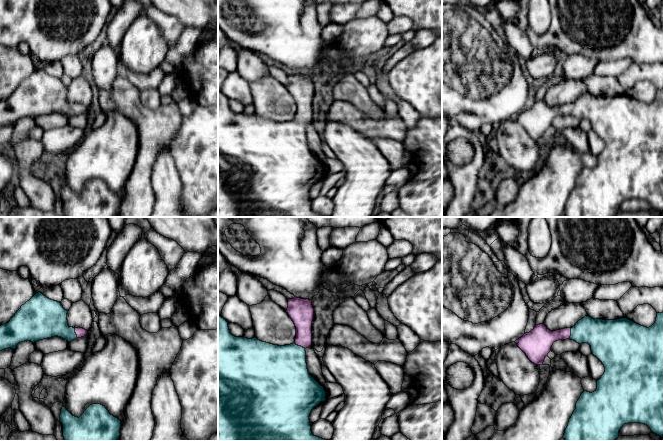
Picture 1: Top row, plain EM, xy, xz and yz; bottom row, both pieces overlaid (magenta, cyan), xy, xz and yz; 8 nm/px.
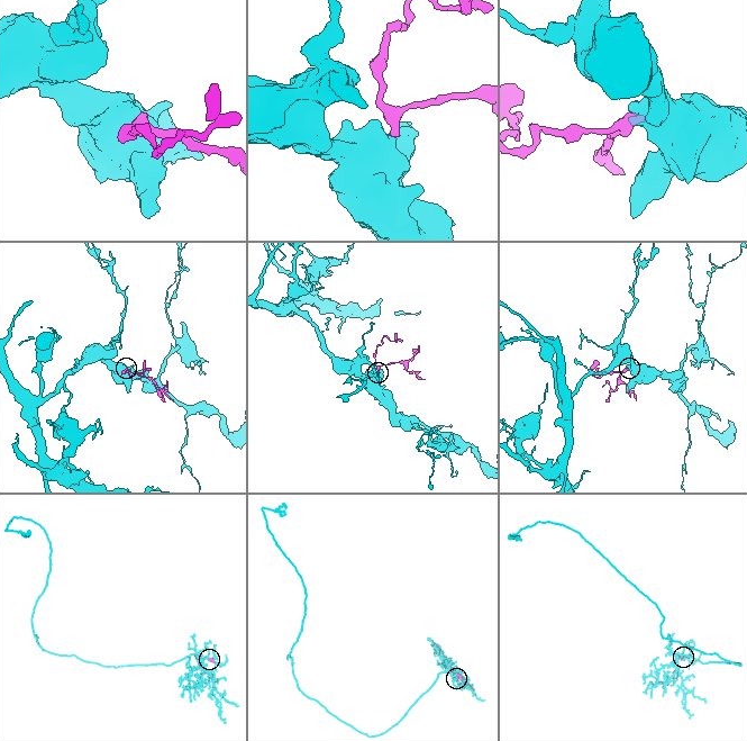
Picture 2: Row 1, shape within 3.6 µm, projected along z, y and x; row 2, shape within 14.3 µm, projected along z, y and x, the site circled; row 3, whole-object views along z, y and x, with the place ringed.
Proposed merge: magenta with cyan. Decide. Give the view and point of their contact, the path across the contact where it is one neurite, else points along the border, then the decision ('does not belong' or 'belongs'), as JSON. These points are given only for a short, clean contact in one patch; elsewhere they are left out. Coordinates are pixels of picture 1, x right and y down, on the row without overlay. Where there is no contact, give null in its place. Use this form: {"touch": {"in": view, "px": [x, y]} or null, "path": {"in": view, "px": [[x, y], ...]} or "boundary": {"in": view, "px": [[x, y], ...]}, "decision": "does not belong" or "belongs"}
{"touch": {"in": "xz", "px": [300, 121]}, "path": {"in": "xz", "px": [[302, 90], [300, 121], [282, 146]]}, "decision": "belongs"}

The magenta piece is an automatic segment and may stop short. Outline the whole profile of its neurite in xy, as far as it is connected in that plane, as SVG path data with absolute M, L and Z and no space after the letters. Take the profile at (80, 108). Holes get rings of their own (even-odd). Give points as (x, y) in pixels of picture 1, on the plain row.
M41 68L36 69L15 89L10 97L0 102L0 127L12 124L24 117L36 118L39 116L61 113L68 118L88 111L88 107L83 104L73 104L68 102L68 87L63 84L60 78L51 76Z

